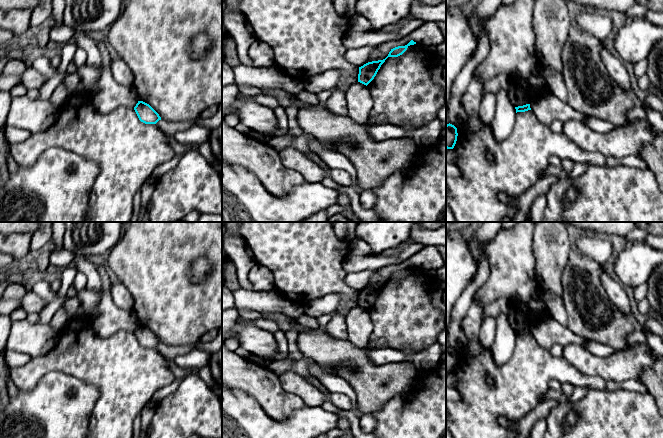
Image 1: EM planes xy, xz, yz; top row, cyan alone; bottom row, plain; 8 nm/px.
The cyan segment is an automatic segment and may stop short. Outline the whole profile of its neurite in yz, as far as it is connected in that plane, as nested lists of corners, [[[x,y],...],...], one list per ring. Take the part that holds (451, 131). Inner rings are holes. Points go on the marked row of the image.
[[[452,124],[446,125],[446,148],[453,149],[457,141],[457,128]]]

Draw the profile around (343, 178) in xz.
[[[338,169],[330,170],[331,179],[343,187],[349,187],[352,184],[351,176],[348,172]]]

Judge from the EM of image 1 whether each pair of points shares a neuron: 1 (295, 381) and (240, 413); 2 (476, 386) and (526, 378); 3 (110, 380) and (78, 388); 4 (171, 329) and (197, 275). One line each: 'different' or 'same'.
1: different
2: same
3: different
4: different

